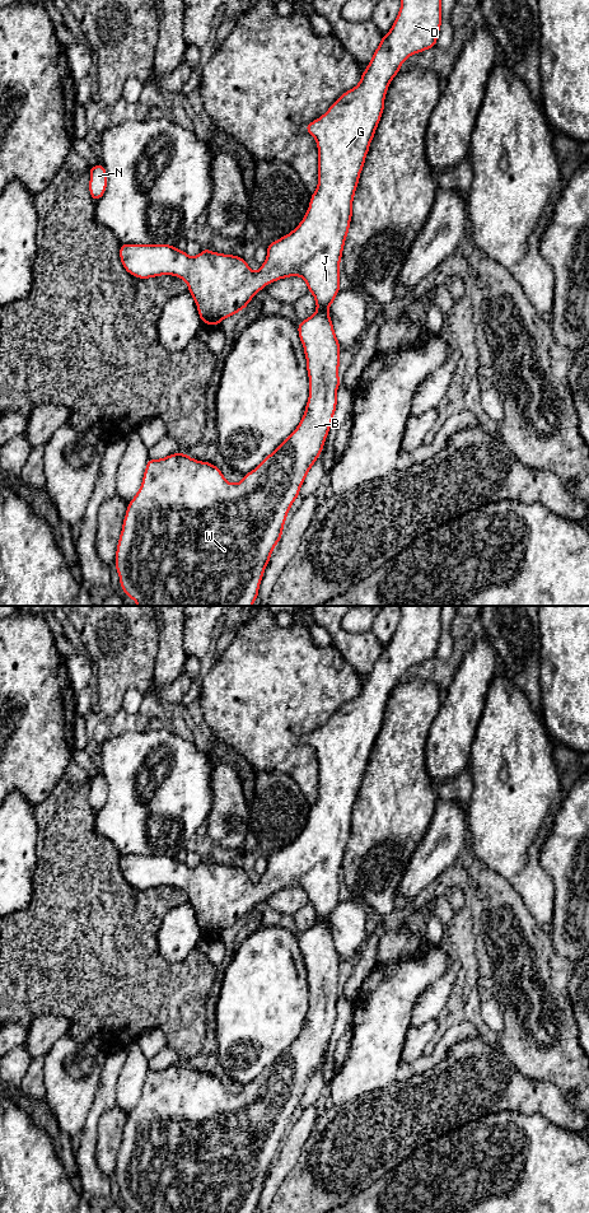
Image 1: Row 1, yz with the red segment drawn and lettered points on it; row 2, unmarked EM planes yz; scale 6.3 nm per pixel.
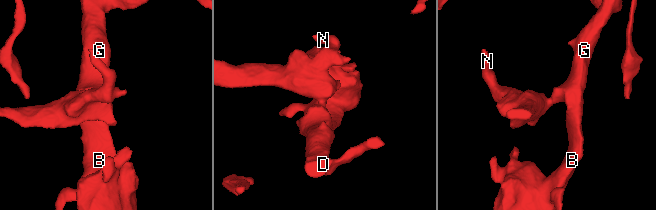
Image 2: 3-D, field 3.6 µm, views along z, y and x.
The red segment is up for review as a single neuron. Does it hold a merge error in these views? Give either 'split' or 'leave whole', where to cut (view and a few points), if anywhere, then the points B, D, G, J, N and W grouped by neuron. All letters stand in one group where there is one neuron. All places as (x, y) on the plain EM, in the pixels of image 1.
leave whole; cut none; groups B D G J N W

